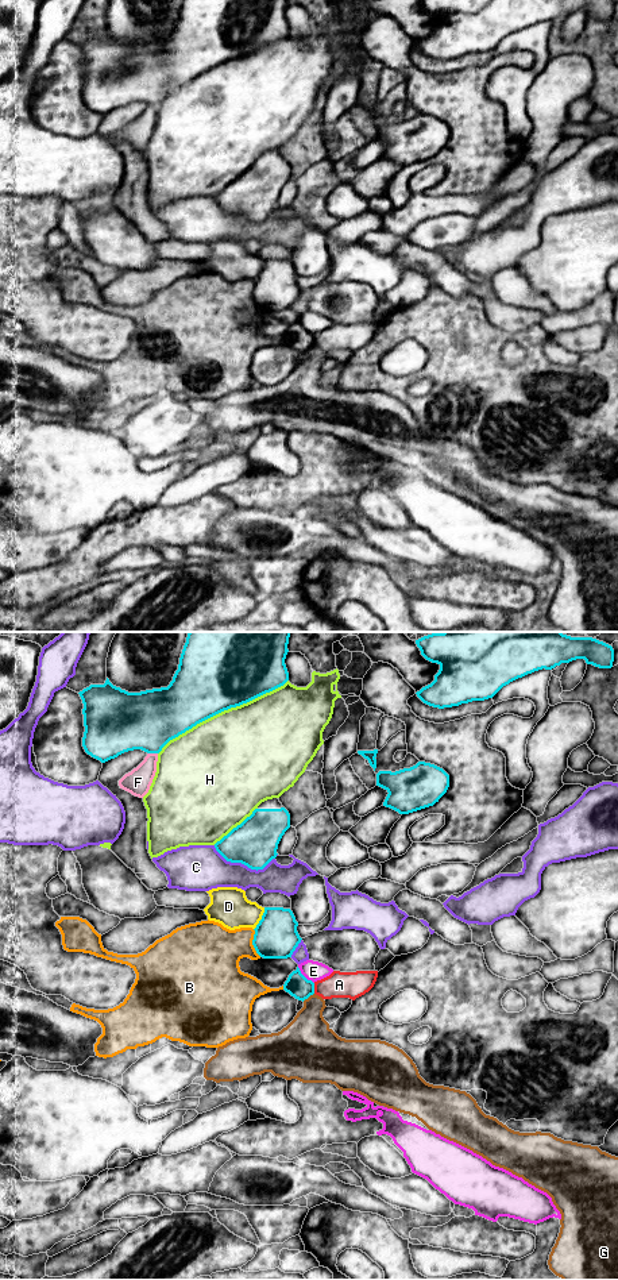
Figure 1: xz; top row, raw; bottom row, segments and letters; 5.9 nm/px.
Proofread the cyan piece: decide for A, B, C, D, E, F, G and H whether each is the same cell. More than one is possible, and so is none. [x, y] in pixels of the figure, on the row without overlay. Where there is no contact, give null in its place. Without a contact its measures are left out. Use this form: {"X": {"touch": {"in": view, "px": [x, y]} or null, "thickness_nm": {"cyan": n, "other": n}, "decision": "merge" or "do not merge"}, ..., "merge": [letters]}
{"A": {"touch": {"in": "xz", "px": [313, 340]}, "thickness_nm": {"cyan": 140, "other": 160}, "decision": "do not merge"}, "B": {"touch": {"in": "xz", "px": [253, 295]}, "thickness_nm": {"cyan": 260, "other": 340}, "decision": "do not merge"}, "C": {"touch": {"in": "xz", "px": [243, 215]}, "thickness_nm": {"cyan": 280, "other": 280}, "decision": "do not merge"}, "D": {"touch": {"in": "xz", "px": [262, 270]}, "thickness_nm": {"cyan": 260, "other": 220}, "decision": "do not merge"}, "E": {"touch": {"in": "xz", "px": [304, 328]}, "thickness_nm": {"cyan": 140, "other": 120}, "decision": "do not merge"}, "F": {"touch": {"in": "xz", "px": [153, 104]}, "thickness_nm": {"cyan": 360, "other": 150}, "decision": "do not merge"}, "G": {"touch": {"in": "xz", "px": [308, 349]}, "thickness_nm": {"cyan": 140, "other": 280}, "decision": "do not merge"}, "H": {"touch": {"in": "xz", "px": [221, 62]}, "thickness_nm": {"cyan": 400, "other": 480}, "decision": "do not merge"}, "merge": []}

